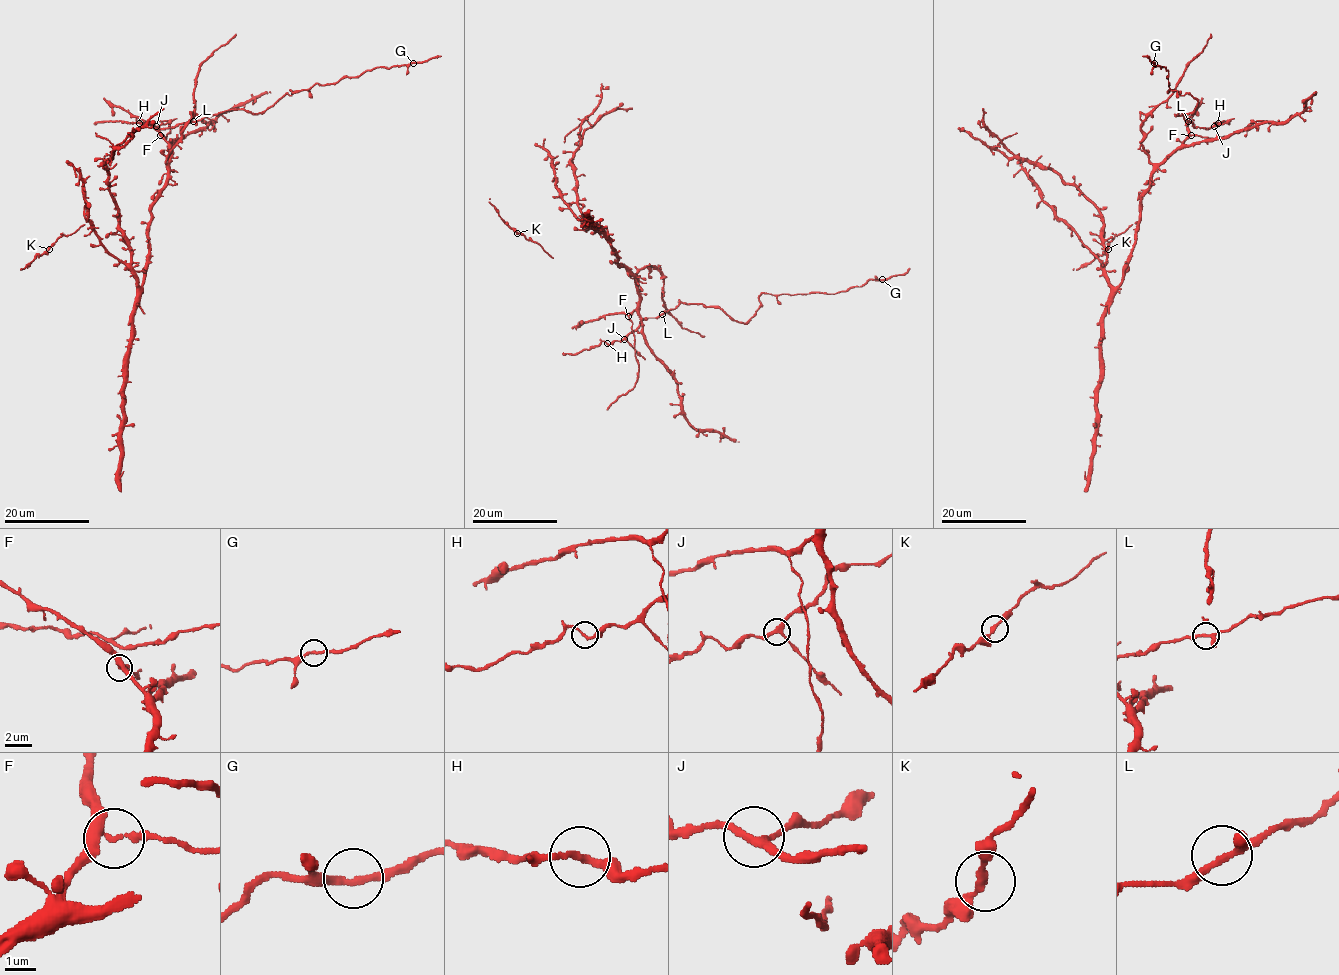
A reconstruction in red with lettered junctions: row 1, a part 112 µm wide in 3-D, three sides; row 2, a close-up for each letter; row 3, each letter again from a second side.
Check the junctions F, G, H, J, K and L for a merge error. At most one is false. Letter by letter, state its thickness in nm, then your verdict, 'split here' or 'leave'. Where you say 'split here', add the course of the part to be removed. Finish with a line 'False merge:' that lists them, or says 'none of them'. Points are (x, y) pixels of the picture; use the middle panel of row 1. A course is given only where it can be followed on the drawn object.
F: 260 nm | split here | (628, 317), (639, 301), (636, 277), (605, 234), (588, 228), (572, 155), (588, 128), (632, 107)
G: 220 nm | leave
H: 200 nm | leave
J: 260 nm | leave
K: 240 nm | leave
L: 190 nm | leave
False merge: F

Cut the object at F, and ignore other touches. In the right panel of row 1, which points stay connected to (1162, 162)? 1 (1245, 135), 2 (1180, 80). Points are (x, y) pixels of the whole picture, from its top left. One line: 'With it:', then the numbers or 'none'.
With it: 1, 2

